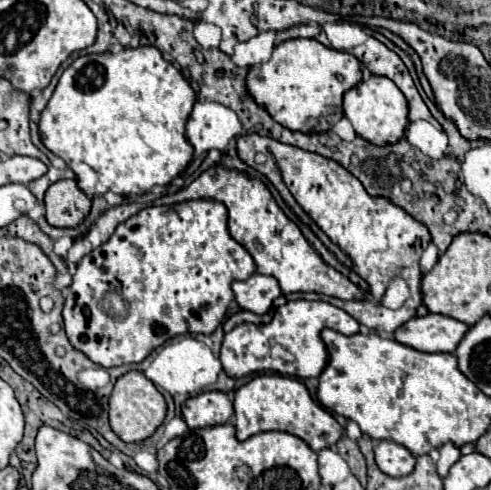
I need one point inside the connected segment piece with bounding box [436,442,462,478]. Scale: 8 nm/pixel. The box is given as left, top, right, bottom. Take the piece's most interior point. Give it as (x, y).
(449, 453)

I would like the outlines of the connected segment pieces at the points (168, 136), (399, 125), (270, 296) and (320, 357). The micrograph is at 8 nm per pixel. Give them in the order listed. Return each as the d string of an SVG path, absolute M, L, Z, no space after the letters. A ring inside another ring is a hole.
M154 46L124 48L122 52L78 56L60 76L58 86L48 100L40 118L42 144L60 156L74 170L78 186L86 196L102 196L114 192L120 196L146 194L152 186L172 182L190 162L194 148L186 140L184 126L196 102L196 92L190 82L166 62Z
M372 74L368 80L358 82L344 94L344 116L350 120L358 136L384 146L388 142L398 142L404 136L408 126L408 104L400 88L390 78Z
M252 274L248 280L232 282L232 290L240 308L250 310L254 314L266 314L274 302L282 294L278 282L272 276Z
M296 300L286 302L284 306L276 308L272 320L268 324L240 324L228 334L224 334L222 350L220 350L220 362L224 372L230 378L242 378L256 372L278 372L286 376L298 376L298 378L318 378L322 368L326 368L326 348L320 340L322 328L332 328L336 332L342 332L346 336L356 334L360 324L344 310L328 304L328 302L308 302L308 300ZM282 346L288 352L294 354L294 360L282 360L272 356L272 348Z

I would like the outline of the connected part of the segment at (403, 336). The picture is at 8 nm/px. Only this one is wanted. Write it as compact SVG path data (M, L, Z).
M428 314L412 318L402 324L394 338L400 344L416 348L420 352L454 352L462 336L470 330L468 324L444 314Z

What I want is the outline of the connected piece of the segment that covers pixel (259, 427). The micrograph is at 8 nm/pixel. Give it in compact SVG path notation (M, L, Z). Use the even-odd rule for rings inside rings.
M278 374L256 376L248 384L236 390L234 426L238 440L246 440L266 430L280 430L302 438L316 452L334 446L342 436L342 426L336 422L336 418L330 412L326 412L320 404L312 400L310 392L300 380L278 376Z

